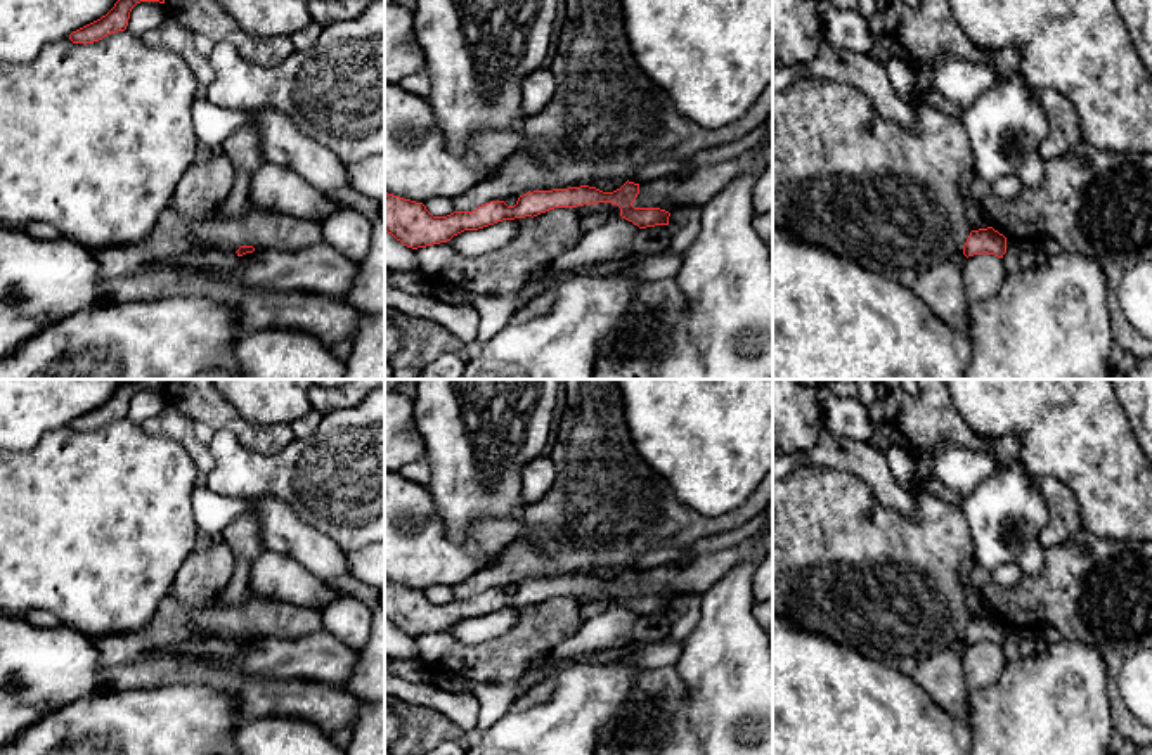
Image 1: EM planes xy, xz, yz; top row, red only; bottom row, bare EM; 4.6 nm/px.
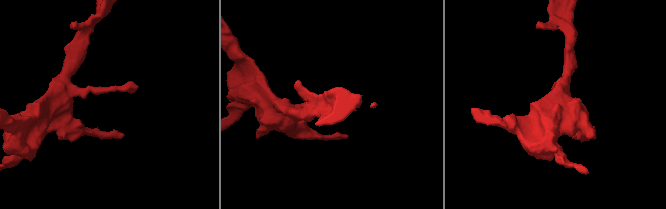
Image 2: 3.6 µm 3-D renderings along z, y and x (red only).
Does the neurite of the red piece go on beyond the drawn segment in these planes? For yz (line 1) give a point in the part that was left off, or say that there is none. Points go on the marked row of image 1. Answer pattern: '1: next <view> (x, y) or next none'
1: next none

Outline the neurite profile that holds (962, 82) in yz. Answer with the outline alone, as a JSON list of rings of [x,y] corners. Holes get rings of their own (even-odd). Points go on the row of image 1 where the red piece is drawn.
[[[951,54],[935,57],[932,66],[932,90],[967,109],[996,80],[989,64],[974,64]]]

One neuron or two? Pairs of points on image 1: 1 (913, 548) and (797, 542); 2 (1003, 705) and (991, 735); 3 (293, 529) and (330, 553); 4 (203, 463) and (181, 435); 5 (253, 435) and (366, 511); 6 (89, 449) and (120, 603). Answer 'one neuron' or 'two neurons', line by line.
1: one neuron
2: one neuron
3: one neuron
4: one neuron
5: two neurons
6: one neuron

